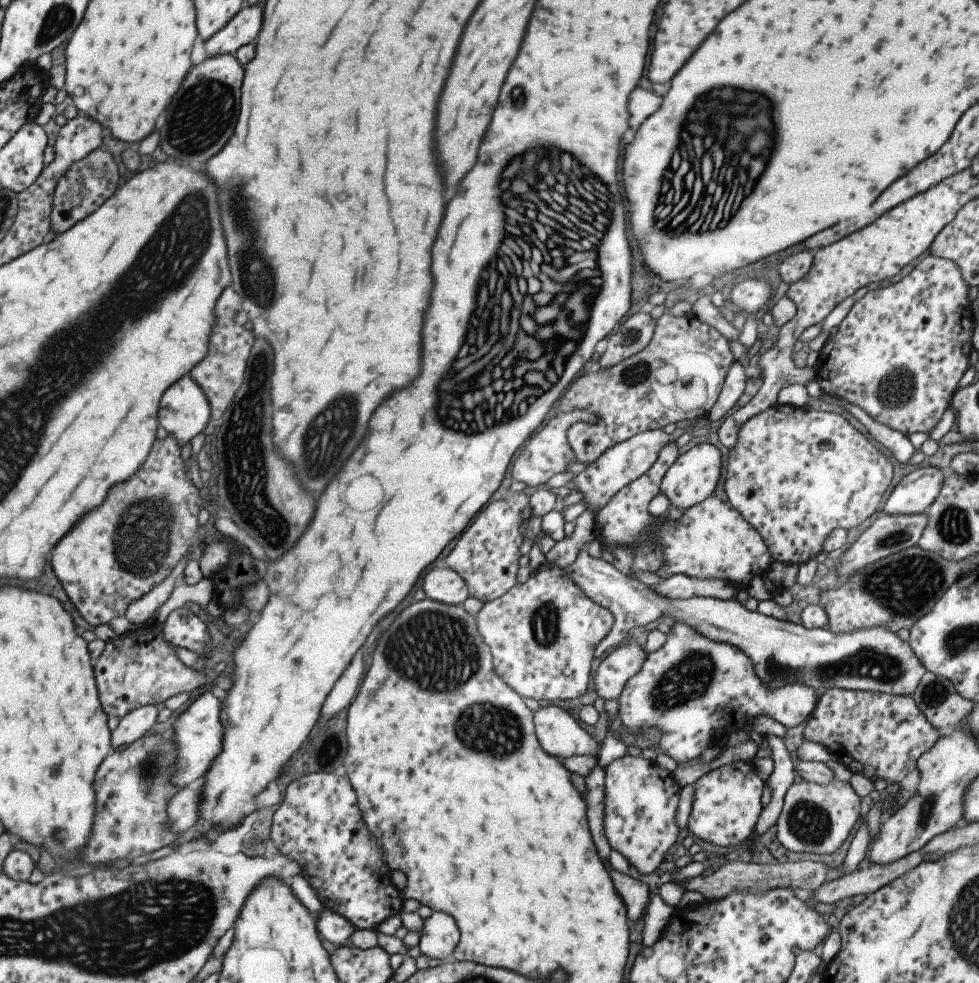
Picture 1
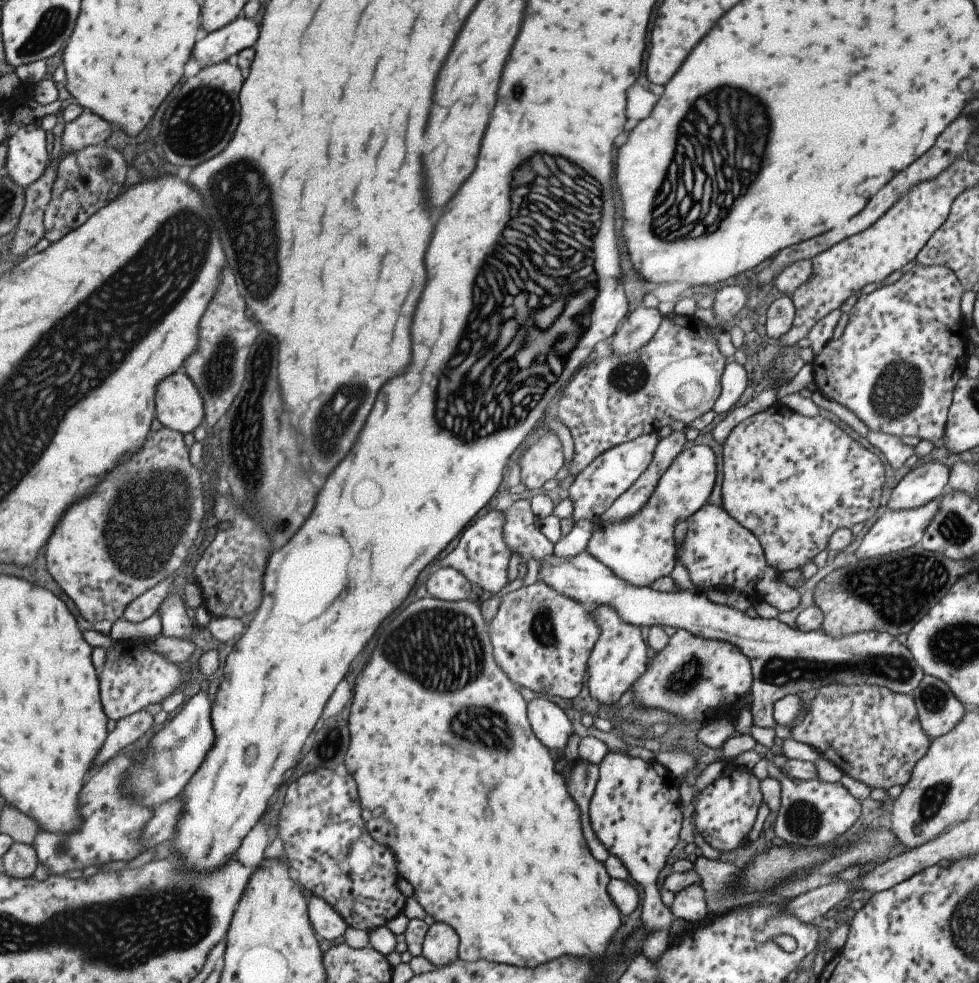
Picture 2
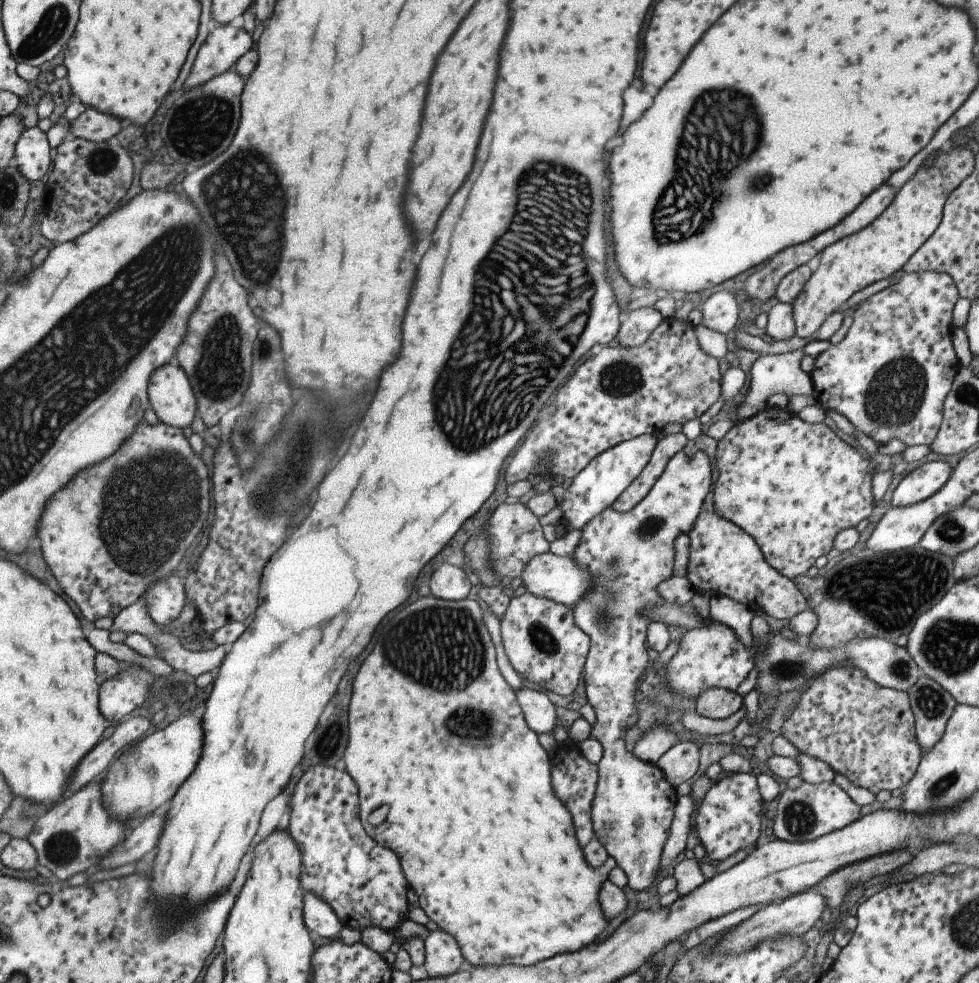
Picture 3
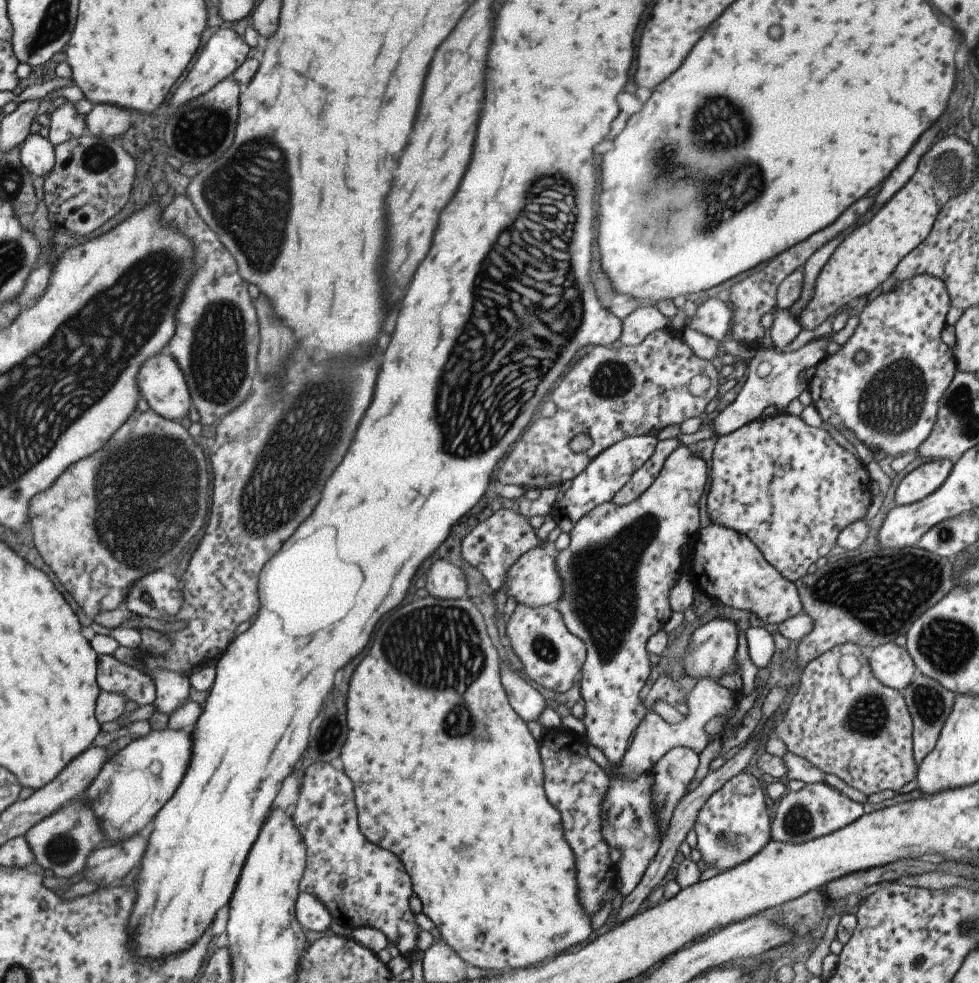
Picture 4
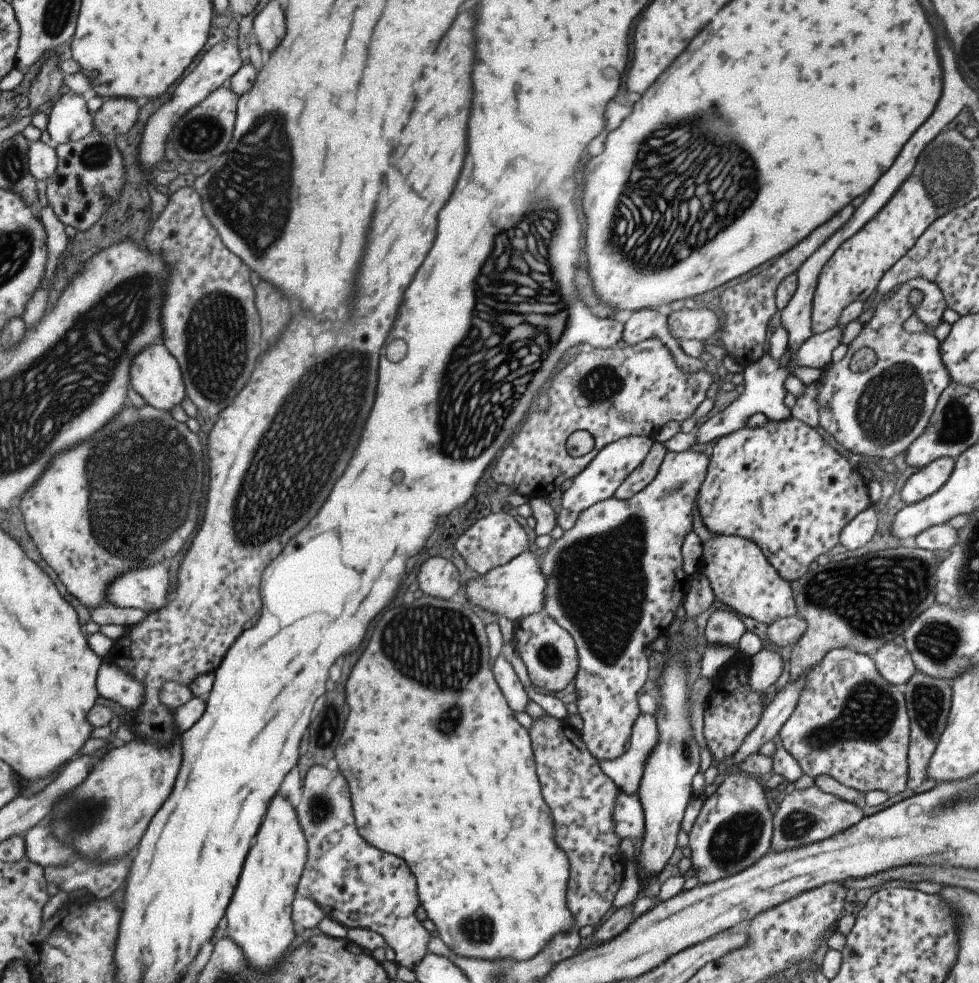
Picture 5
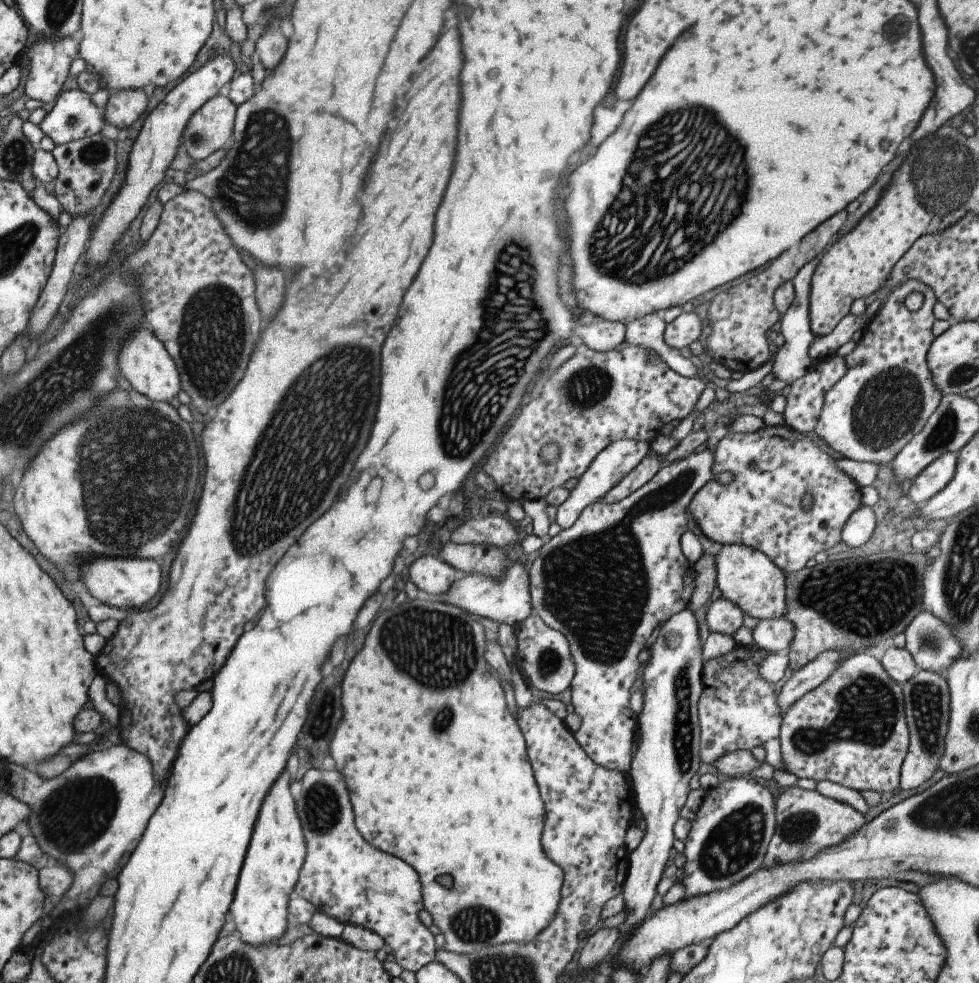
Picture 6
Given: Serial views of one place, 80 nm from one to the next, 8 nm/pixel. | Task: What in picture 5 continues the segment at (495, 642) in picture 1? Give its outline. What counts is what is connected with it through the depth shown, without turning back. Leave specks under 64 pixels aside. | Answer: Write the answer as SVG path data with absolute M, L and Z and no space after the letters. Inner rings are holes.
M542 608L515 622L513 646L525 665L530 684L543 688L547 694L563 690L574 679L578 658L573 639Z

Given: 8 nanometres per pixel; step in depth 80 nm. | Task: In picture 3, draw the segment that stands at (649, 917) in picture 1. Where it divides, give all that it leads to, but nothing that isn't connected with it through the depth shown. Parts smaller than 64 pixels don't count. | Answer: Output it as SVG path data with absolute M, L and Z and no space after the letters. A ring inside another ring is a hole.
M696 451L686 455L676 452L665 465L661 475L647 494L631 507L630 511L617 512L604 508L592 516L581 528L580 537L570 554L571 560L586 569L594 579L592 587L586 590L571 606L574 625L589 637L590 645L583 665L582 675L587 702L592 706L595 722L590 726L589 736L602 746L602 757L598 760L598 783L591 801L590 817L598 841L608 856L623 870L627 886L635 892L643 891L654 880L654 874L661 856L663 843L667 838L677 792L666 783L662 772L649 763L641 762L633 752L627 752L623 745L623 733L637 722L635 690L639 678L647 668L645 650L646 628L652 623L641 613L644 609L662 604L658 584L672 576L674 570L674 540L677 535L688 534L701 513L701 504L711 486L711 466L707 454Z

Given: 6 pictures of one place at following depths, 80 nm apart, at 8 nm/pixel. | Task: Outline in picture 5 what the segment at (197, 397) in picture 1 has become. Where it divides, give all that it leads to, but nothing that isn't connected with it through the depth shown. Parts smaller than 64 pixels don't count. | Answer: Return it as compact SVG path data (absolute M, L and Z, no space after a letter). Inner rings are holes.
M157 340L148 344L148 347L139 349L139 352L133 356L133 364L129 366L129 386L141 396L145 404L149 403L152 407L164 411L170 411L186 396L177 361L163 343Z

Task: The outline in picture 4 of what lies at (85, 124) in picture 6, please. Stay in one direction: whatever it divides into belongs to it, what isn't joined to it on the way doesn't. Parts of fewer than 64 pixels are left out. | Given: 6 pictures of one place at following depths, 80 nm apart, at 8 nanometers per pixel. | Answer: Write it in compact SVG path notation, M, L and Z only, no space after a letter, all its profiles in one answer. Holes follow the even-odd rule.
M64 101L49 116L48 141L54 147L76 139L85 132L84 116L77 113L75 103Z

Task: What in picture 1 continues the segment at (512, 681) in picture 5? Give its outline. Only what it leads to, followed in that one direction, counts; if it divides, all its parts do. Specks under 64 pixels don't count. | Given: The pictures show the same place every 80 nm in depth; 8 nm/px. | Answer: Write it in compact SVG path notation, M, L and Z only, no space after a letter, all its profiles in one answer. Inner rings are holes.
M553 704L540 706L532 712L532 723L534 724L534 733L538 743L552 757L561 756L561 758L567 758L568 756L587 754L587 756L597 758L600 745L590 734L577 725L577 722L567 711L563 711Z

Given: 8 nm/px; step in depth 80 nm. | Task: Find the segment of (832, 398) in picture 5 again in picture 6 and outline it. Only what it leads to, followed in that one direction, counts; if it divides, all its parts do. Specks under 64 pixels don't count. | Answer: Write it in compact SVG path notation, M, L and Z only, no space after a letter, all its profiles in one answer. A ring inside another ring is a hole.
M908 280L893 286L871 316L855 348L844 358L845 374L824 394L824 403L813 427L813 432L833 452L852 461L888 465L900 448L922 430L941 398L926 365L926 352L934 339L930 328L935 317L931 313L931 308L936 302L934 292L926 284ZM910 292L921 292L923 295L922 304L915 312L906 309L903 303L903 299Z

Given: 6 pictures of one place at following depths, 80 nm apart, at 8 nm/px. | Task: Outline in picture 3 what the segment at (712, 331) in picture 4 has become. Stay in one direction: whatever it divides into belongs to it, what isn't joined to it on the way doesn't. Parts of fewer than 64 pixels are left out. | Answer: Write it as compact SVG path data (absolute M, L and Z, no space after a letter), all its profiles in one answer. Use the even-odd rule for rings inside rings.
M725 290L711 294L700 305L701 324L713 332L719 332L719 334L733 329L739 302L740 296L738 294L734 294L733 297Z

